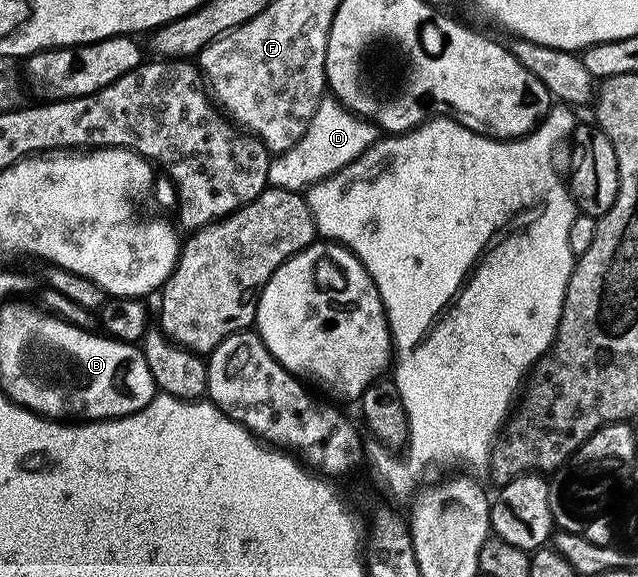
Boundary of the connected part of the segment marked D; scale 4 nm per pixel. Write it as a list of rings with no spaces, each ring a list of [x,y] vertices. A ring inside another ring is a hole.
[[[325,97],[319,103],[309,126],[297,143],[287,151],[272,156],[268,184],[287,191],[303,191],[314,183],[352,163],[356,157],[380,138],[380,131],[370,120],[352,114],[333,97]]]

